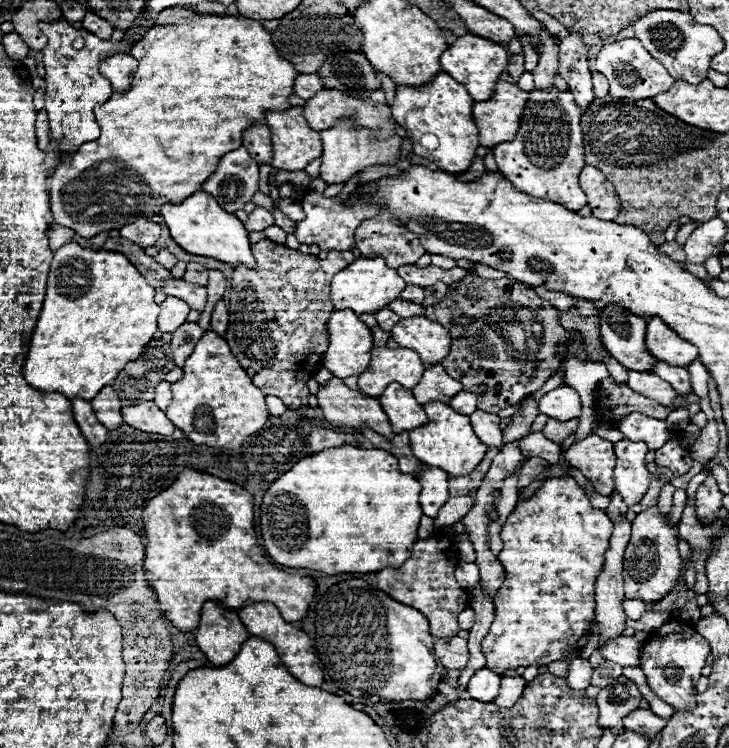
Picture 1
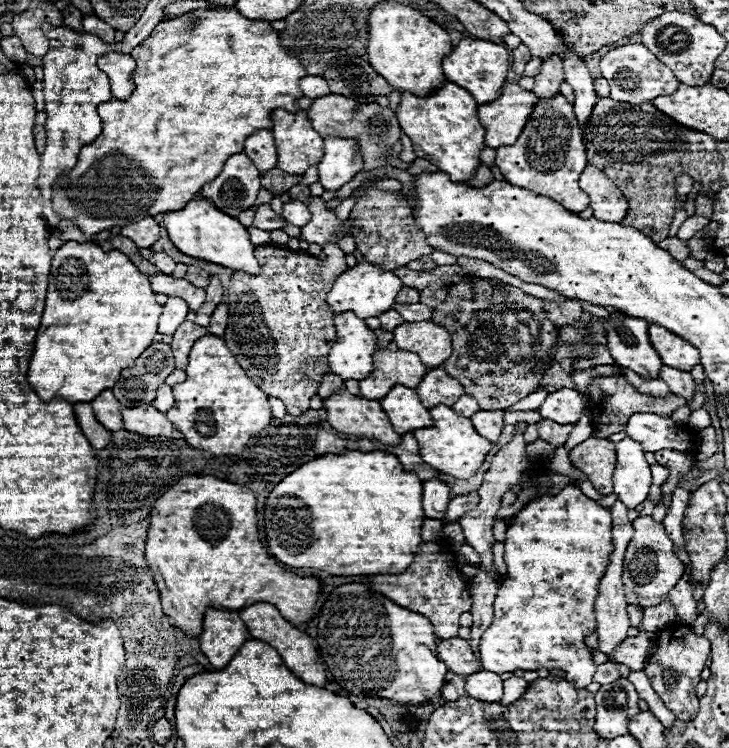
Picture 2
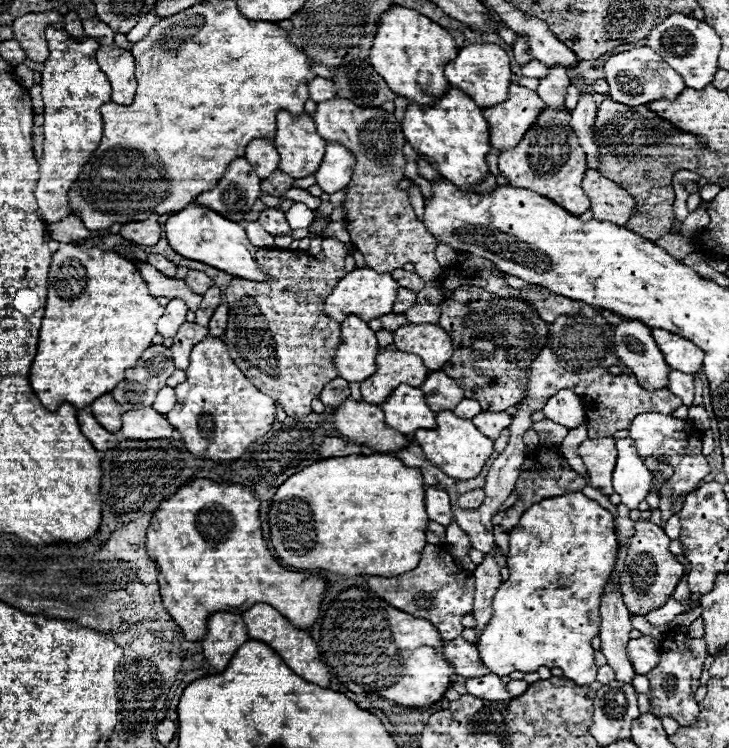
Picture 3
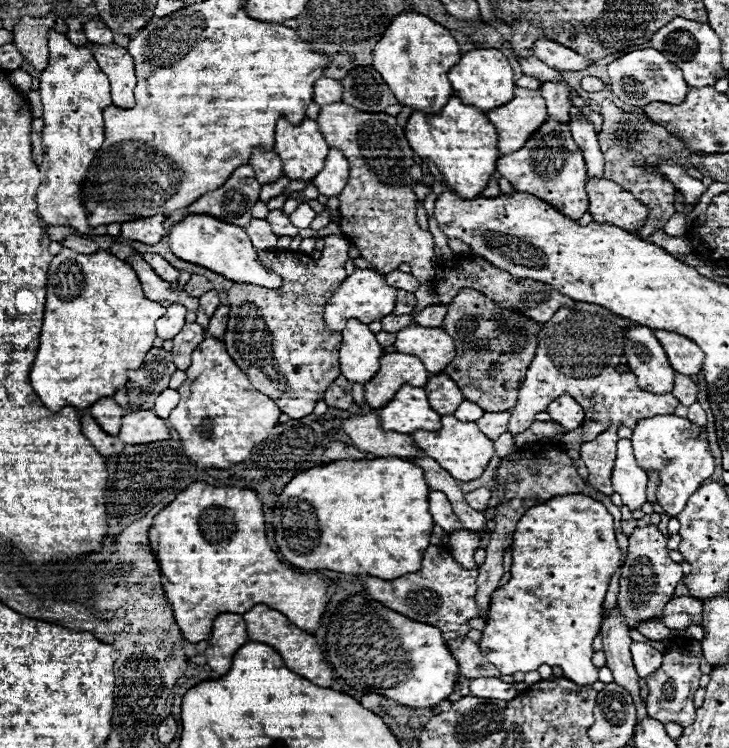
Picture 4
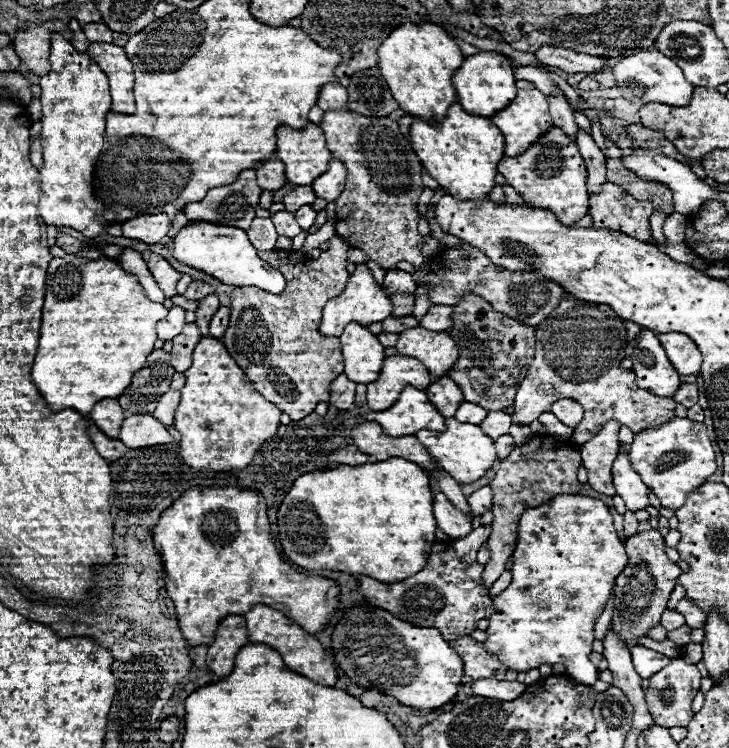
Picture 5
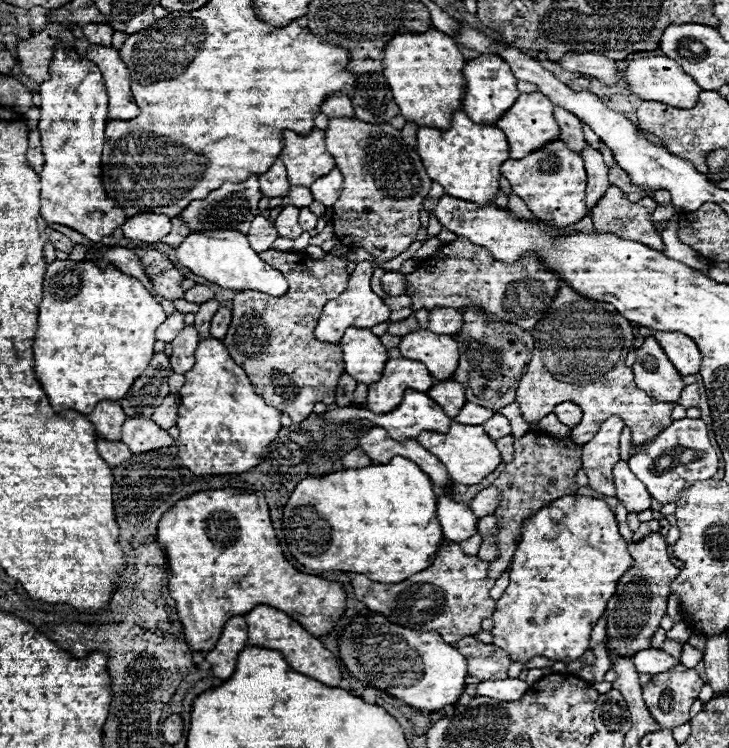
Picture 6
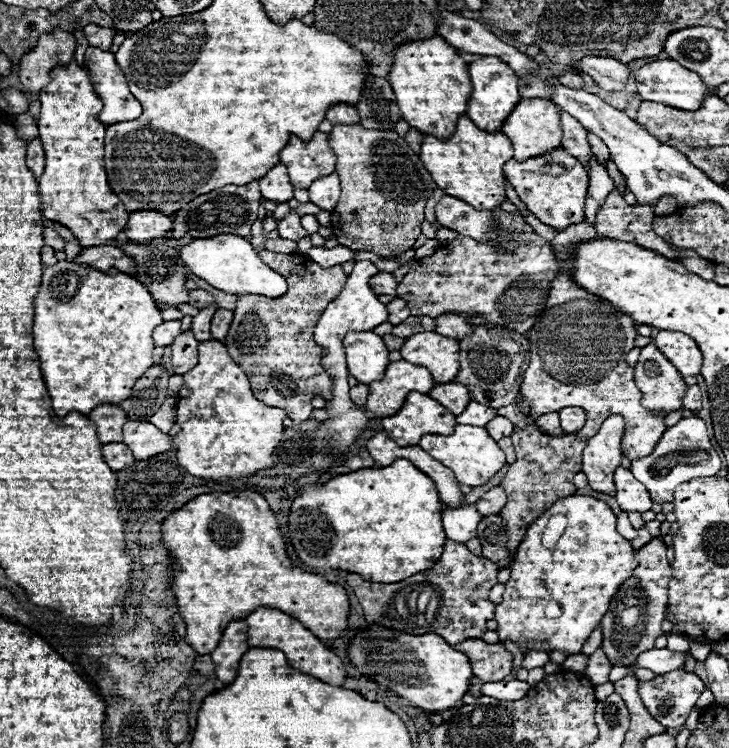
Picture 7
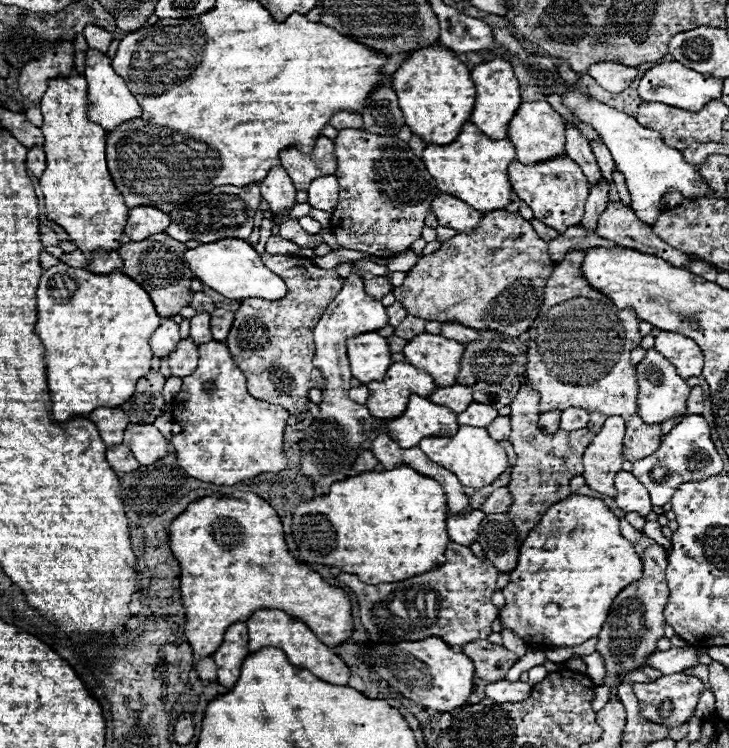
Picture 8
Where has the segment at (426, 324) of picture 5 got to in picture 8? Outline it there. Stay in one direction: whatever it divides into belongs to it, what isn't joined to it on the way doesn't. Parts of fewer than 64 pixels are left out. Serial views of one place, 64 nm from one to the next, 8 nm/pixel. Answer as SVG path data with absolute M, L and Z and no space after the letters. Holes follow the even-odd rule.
M442 324L442 336L448 340L456 340L460 344L468 344L472 340L480 340L478 330L464 328L462 324Z

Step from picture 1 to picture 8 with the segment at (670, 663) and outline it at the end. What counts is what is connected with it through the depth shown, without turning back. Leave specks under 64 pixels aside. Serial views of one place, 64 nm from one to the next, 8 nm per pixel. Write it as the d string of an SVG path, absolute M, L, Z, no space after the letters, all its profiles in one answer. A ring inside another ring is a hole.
M668 674L668 676L662 676L650 684L632 684L632 690L638 698L638 704L640 704L640 712L642 716L648 720L648 722L654 722L654 724L662 724L666 728L674 728L674 726L680 726L680 724L686 724L692 716L694 716L694 710L696 710L696 704L698 704L698 698L702 696L702 692L706 690L704 688L704 682L694 678L694 676L686 676L686 674Z

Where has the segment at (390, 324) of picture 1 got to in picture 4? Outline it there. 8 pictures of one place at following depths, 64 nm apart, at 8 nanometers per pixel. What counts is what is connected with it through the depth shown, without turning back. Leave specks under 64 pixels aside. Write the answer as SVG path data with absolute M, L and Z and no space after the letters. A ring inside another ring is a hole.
M404 314L404 316L384 316L382 318L382 330L388 330L388 332L398 332L406 326L412 326L414 324L414 318L410 314Z

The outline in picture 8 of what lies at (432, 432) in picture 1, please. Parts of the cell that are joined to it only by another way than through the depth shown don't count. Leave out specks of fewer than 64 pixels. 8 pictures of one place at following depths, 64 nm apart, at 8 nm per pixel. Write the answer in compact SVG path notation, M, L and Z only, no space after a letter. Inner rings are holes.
M460 426L456 436L452 438L424 438L418 446L434 464L450 470L452 474L458 476L462 486L470 486L470 488L490 486L508 468L508 458L504 448L494 438L488 436L486 428Z

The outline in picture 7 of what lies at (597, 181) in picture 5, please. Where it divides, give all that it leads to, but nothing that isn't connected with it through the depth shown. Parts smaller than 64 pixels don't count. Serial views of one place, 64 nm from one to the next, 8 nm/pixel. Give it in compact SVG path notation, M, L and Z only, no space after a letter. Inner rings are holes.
M592 158L590 166L590 186L586 196L586 222L594 224L594 218L598 214L598 208L604 204L606 196L614 190L614 182L610 180L608 172L598 164L596 158Z

